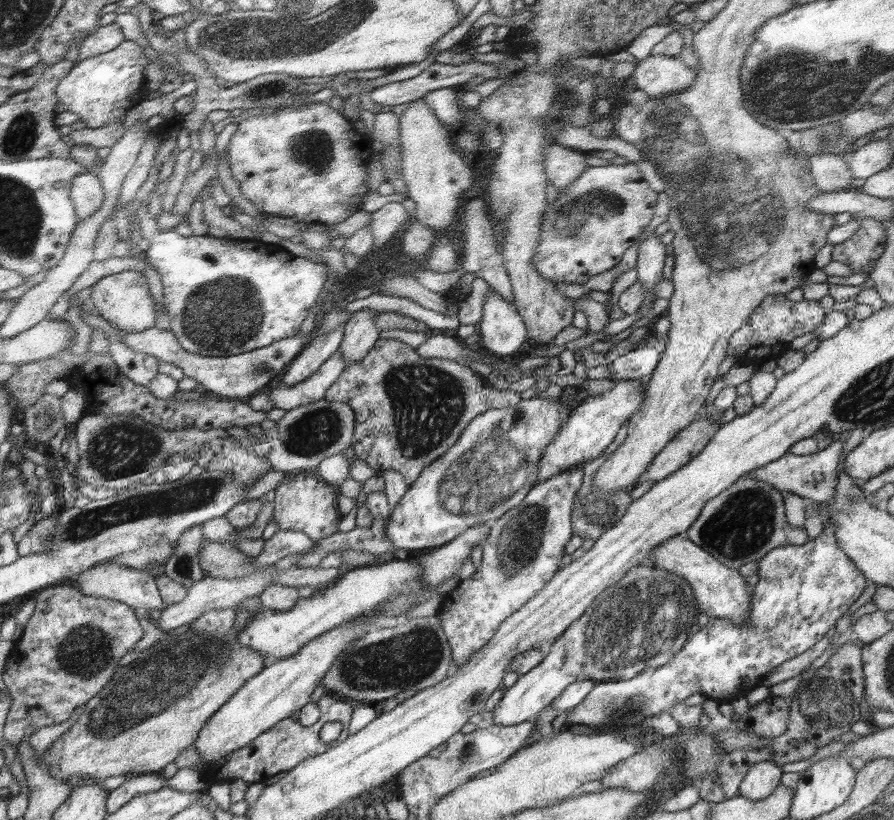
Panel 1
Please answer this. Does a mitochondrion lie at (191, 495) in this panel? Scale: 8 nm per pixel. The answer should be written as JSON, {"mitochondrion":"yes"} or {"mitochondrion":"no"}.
{"mitochondrion":"yes"}

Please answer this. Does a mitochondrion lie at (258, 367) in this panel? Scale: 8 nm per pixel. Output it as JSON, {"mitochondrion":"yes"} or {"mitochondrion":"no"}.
{"mitochondrion":"yes"}

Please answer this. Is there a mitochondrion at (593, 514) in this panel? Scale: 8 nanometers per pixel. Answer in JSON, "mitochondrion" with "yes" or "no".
{"mitochondrion":"yes"}

